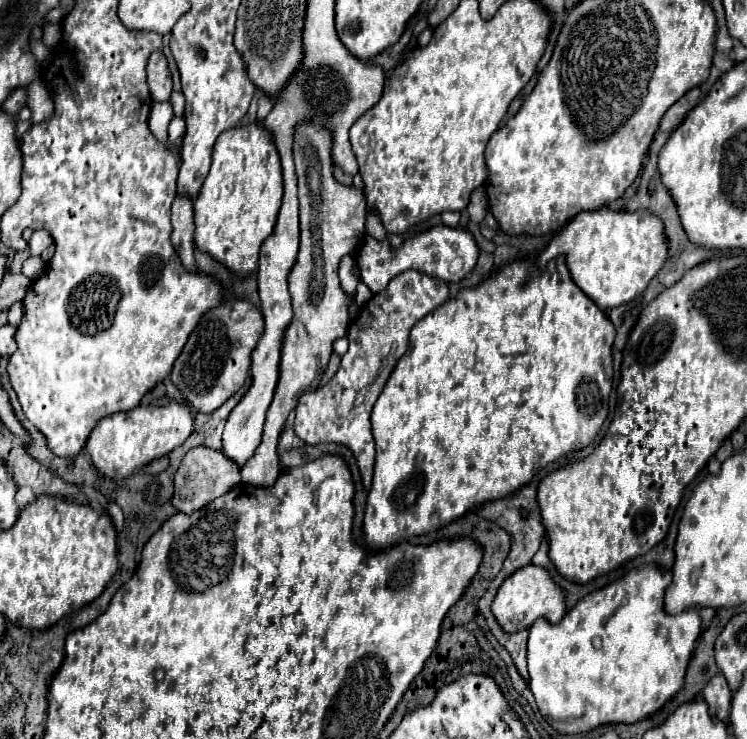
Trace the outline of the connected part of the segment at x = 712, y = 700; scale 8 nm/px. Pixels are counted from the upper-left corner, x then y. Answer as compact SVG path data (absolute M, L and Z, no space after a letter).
M717 673L705 687L703 687L703 699L709 703L709 711L717 715L723 723L729 723L729 709L731 709L731 689L721 673Z

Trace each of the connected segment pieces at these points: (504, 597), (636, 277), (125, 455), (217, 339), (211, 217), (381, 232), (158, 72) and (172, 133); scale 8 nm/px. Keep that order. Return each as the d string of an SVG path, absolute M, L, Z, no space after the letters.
M525 565L521 571L515 571L509 579L503 581L499 587L491 611L497 619L497 623L507 631L507 633L517 633L521 629L529 629L535 619L545 617L549 623L559 623L565 615L565 599L563 591L553 583L549 573L543 567L537 565Z
M607 207L581 211L571 219L539 255L537 267L545 267L551 257L565 255L573 281L589 295L603 311L619 307L639 297L647 283L657 275L667 259L667 241L663 223L657 215L639 211L611 211Z
M175 401L153 403L147 407L139 405L131 411L113 413L103 417L89 435L85 451L91 455L93 465L103 477L109 479L125 479L135 471L145 467L147 463L171 453L175 447L183 445L183 441L193 433L193 415L189 407L183 407Z
M227 297L219 307L201 317L171 371L173 385L195 411L211 413L219 409L245 385L251 369L251 353L263 331L265 321L261 311L253 303L235 297Z
M259 123L229 129L219 135L213 165L195 199L195 245L239 277L257 269L259 249L273 233L283 199L283 175L269 131Z
M375 215L367 217L367 231L365 233L371 235L371 237L375 237L375 239L385 239L385 235L387 235L385 227L381 225L381 221Z
M155 51L147 63L147 83L153 95L153 101L169 101L173 91L173 81L163 51Z
M173 117L169 123L169 139L177 141L185 135L185 119L183 117Z

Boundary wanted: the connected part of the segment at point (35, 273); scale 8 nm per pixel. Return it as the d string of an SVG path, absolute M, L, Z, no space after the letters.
M31 255L31 257L27 257L27 259L23 261L23 273L25 273L31 281L43 275L43 267L45 267L45 263L43 263L43 259L41 259L39 255Z

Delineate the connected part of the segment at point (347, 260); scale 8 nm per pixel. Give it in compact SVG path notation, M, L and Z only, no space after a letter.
M351 255L344 256L338 267L338 277L341 289L353 299L355 295L355 285L359 281L359 271L357 271L357 263Z

